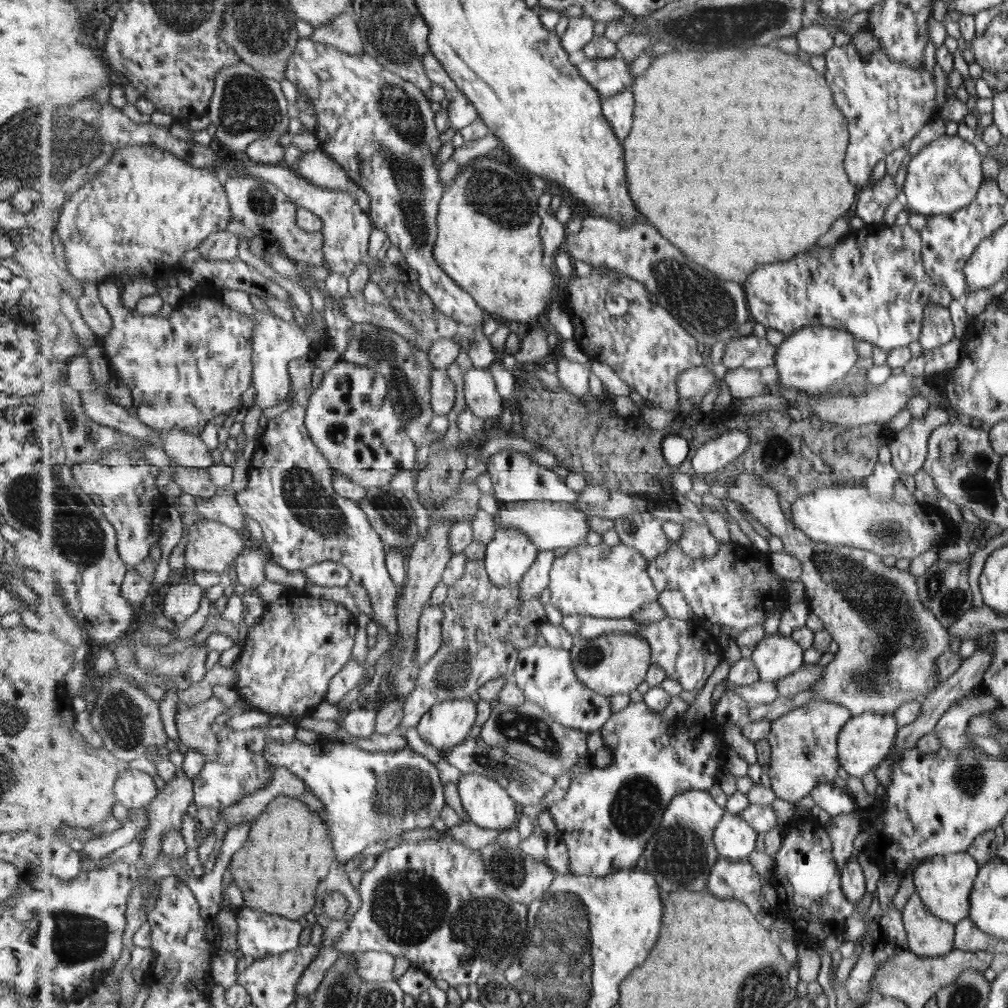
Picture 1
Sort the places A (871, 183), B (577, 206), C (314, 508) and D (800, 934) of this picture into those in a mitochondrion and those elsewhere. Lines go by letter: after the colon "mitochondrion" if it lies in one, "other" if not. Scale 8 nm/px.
A: other
B: other
C: mitochondrion
D: other

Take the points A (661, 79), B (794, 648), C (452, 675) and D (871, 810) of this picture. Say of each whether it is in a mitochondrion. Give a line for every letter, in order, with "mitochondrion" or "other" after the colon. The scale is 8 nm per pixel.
A: other
B: other
C: mitochondrion
D: other

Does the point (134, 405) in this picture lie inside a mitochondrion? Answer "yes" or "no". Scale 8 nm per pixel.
no

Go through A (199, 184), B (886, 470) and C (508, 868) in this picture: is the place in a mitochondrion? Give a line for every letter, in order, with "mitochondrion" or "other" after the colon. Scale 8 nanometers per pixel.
A: other
B: other
C: mitochondrion

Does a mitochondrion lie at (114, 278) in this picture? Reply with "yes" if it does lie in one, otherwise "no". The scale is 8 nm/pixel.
no

